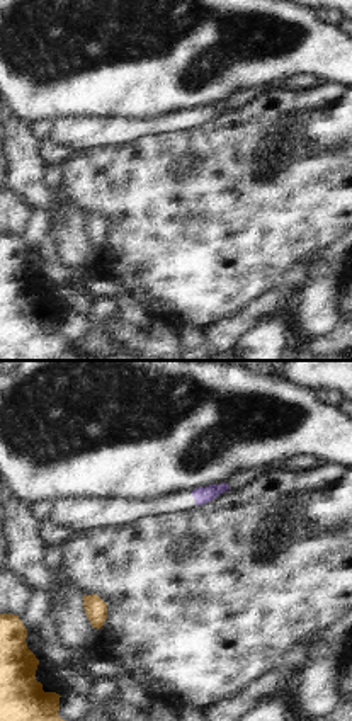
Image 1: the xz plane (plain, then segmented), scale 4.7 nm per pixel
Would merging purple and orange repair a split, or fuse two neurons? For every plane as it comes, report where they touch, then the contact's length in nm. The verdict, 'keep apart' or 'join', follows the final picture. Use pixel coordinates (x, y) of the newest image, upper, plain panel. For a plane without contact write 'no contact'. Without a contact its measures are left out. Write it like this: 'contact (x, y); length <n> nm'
no contact

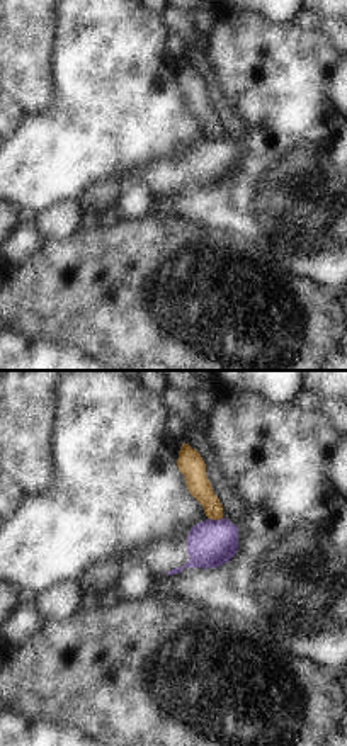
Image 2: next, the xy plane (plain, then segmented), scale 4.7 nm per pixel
contact (215, 140); length 80 nm

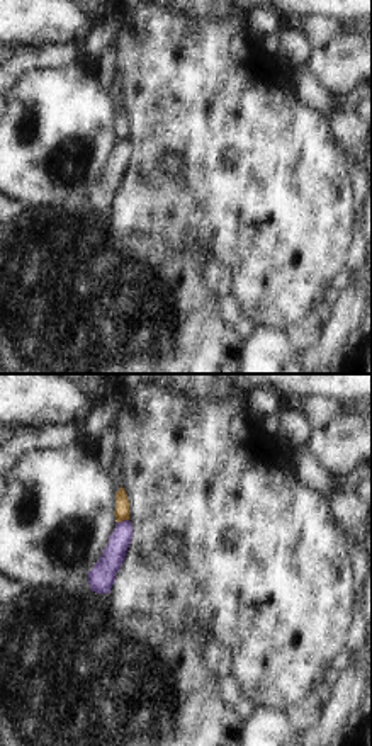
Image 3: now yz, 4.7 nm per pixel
contact (123, 140); length 60 nm

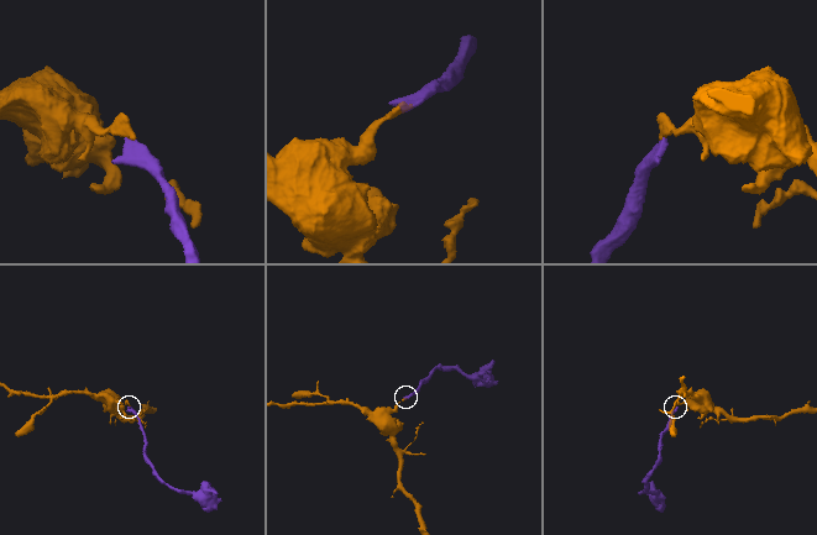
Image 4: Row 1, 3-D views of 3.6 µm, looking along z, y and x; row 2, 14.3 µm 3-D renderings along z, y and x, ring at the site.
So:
keep apart

